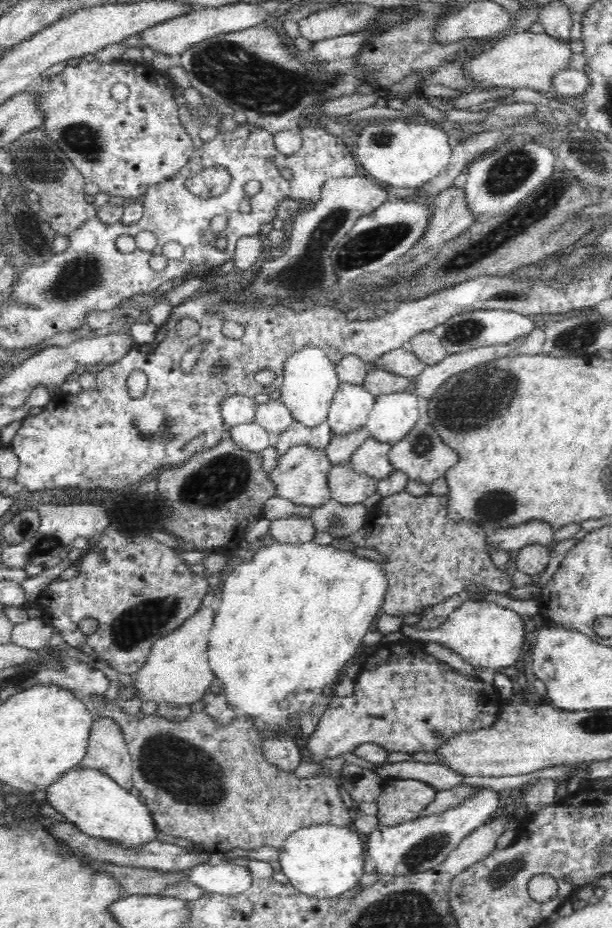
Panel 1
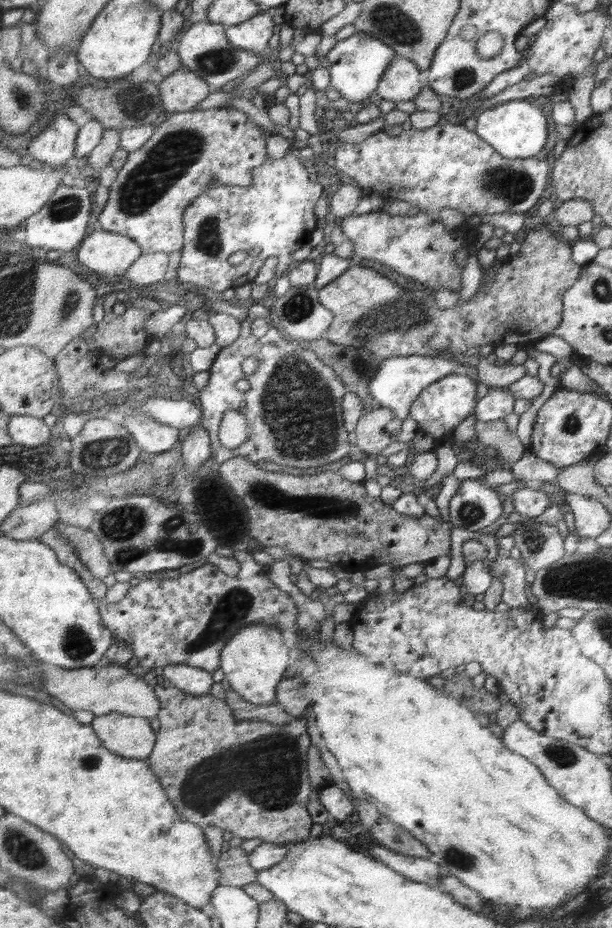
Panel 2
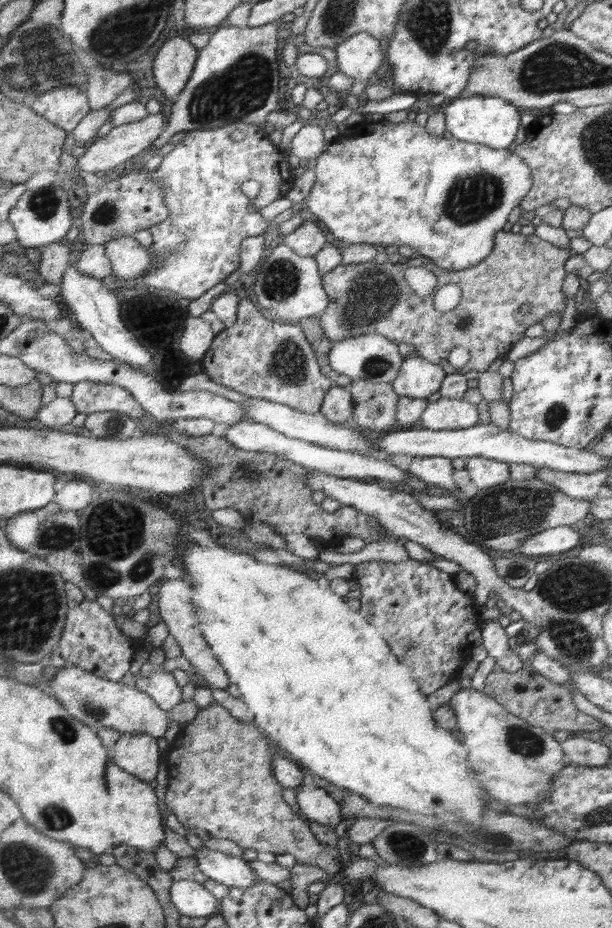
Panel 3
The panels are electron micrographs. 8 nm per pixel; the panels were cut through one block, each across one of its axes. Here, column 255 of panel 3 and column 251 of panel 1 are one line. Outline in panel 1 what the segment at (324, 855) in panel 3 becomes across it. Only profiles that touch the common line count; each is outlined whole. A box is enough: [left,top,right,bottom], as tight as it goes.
[90,694,354,854]

